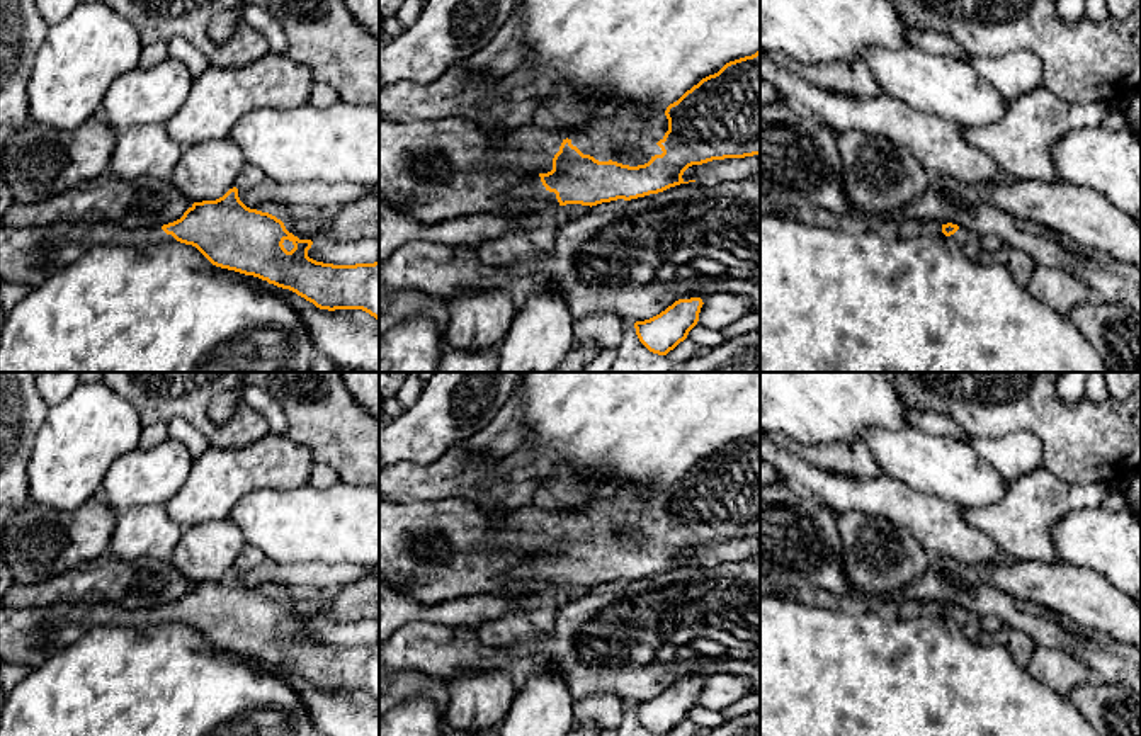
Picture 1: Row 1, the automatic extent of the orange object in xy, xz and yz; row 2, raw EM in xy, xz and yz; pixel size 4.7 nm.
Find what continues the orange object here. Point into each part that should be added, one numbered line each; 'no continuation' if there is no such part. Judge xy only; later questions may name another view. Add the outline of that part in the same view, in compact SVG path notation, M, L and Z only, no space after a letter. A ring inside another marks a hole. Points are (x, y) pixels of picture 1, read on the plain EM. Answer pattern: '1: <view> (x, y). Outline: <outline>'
1: xy (29, 636). Outline: M56 602L12 609L0 603L0 663L37 668L97 626L150 627L173 620L162 607L126 610L112 603Z

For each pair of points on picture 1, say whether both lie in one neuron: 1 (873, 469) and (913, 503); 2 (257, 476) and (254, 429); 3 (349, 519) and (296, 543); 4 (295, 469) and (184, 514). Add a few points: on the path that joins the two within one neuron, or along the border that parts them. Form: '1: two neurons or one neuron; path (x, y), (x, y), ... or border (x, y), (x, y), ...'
1: two neurons; border (881, 473), (876, 476), (839, 475)
2: two neurons; border (271, 432), (240, 447), (216, 447)
3: one neuron; path (335, 526), (313, 526), (310, 529)
4: one neuron; path (267, 469), (230, 473), (211, 488)

